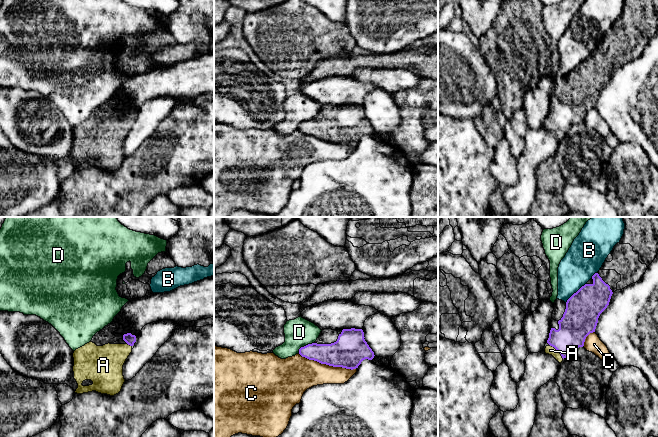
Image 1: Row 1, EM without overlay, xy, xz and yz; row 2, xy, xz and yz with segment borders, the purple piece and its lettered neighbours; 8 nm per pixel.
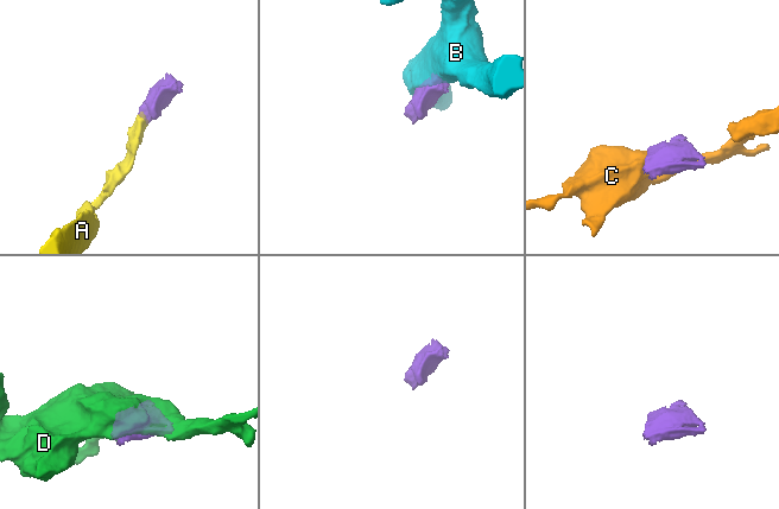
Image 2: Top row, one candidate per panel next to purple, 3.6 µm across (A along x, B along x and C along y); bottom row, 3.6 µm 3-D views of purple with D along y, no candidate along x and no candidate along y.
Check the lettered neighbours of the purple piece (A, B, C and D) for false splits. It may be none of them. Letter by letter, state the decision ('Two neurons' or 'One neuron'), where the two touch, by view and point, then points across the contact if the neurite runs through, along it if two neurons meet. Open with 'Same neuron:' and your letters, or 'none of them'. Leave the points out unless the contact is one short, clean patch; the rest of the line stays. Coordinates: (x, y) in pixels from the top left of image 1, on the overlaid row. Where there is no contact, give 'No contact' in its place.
Same neuron: A
A: One neuron. Touches purple at yz (557, 350). Path across: yz (575, 325), (557, 350), (550, 350)
B: Two neurons. Touches purple at yz (576, 292)
C: Two neurons. Touches purple at xz (327, 364)
D: Two neurons. Touches purple at xz (306, 345)

